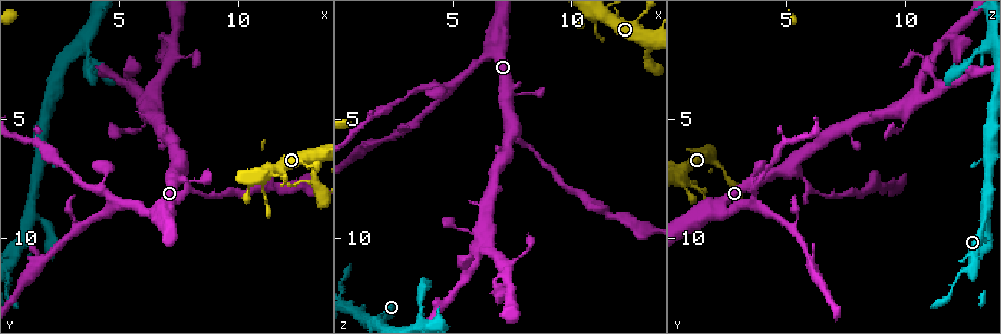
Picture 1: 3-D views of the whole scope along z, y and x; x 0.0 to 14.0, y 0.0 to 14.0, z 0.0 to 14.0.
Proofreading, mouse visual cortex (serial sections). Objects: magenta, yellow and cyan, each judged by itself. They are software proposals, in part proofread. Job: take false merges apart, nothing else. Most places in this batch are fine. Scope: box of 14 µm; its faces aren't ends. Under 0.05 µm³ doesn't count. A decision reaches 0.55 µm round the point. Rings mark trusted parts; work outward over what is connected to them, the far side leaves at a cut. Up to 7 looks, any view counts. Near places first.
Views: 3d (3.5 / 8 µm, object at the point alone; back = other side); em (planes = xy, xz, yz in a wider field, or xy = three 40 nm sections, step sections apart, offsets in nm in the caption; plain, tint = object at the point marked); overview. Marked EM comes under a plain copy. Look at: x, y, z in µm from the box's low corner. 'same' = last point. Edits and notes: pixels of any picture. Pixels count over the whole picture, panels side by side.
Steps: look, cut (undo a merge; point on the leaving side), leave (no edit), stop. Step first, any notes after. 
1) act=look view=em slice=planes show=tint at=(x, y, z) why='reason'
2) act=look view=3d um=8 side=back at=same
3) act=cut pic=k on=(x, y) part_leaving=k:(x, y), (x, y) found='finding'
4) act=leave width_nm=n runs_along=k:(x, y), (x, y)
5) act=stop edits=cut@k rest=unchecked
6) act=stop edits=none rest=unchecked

act=look view=3d um=3.5 at=(13.2, 6.5, 1.8) why='small branch off a trunk'

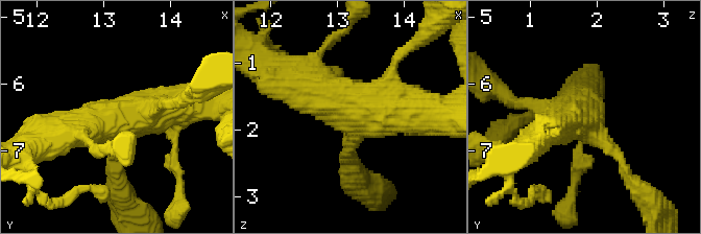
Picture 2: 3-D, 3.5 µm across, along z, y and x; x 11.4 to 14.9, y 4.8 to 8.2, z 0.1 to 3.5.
act=look view=em slice=xy step=2 show=tint at=(13.20, 6.50, 1.70) arms=4 arm_widths_nm=150,200,250,500

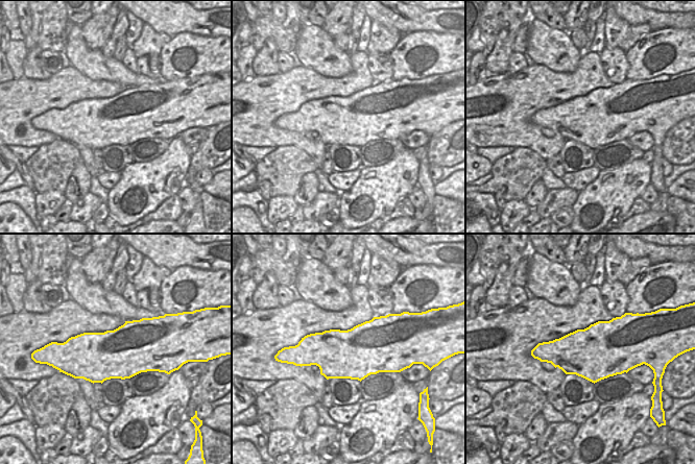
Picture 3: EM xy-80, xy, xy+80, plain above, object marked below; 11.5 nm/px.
act=leave runs_along=2:(291, 80), (355, 113), (348, 156) found='continuous, no second cell'

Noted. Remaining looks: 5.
act=look view=3d um=3.5 at=(8.3, 7.6, 4.0) why='narrows sharply'

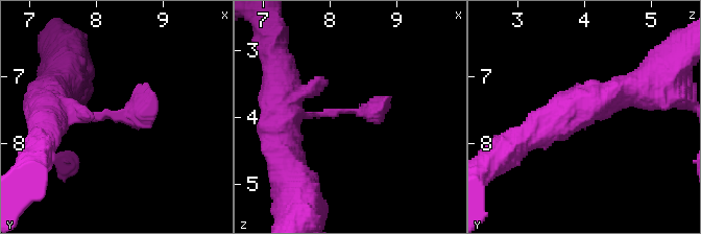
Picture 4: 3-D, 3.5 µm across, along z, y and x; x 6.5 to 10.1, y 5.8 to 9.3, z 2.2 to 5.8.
act=look view=em slice=planes show=tint at=(8.35, 7.55, 3.90) why='need the tissue'

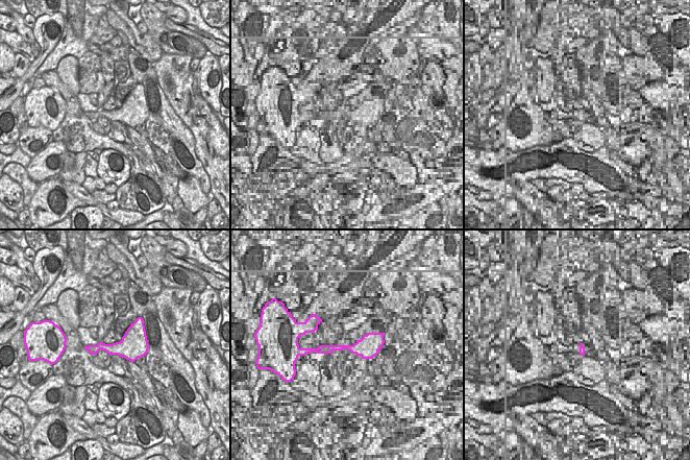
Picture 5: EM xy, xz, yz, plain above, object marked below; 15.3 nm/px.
act=look view=em slice=xy step=2 show=tint at=same why='cut it another way'

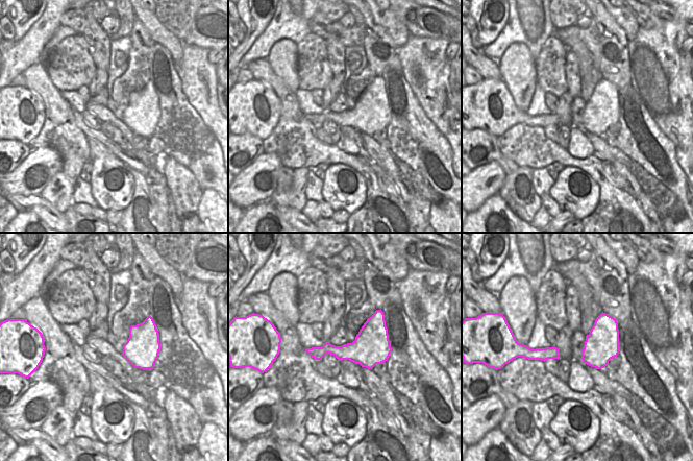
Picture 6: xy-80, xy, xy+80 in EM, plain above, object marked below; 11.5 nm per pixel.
act=leave runs_along=4:(48, 108), (135, 114), (147, 85) found='one cell here'

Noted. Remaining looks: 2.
act=look view=3d um=8 side=back at=(6.1, 4.4, 10.4) why='calibre changes'

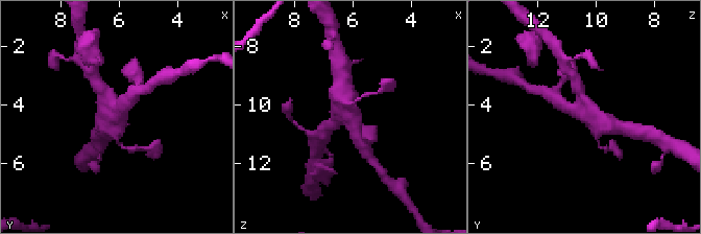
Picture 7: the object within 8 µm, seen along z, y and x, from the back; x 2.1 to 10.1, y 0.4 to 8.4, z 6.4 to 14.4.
act=look view=em slice=xy step=3 show=tint at=(6.1, 4.3, 10.4)

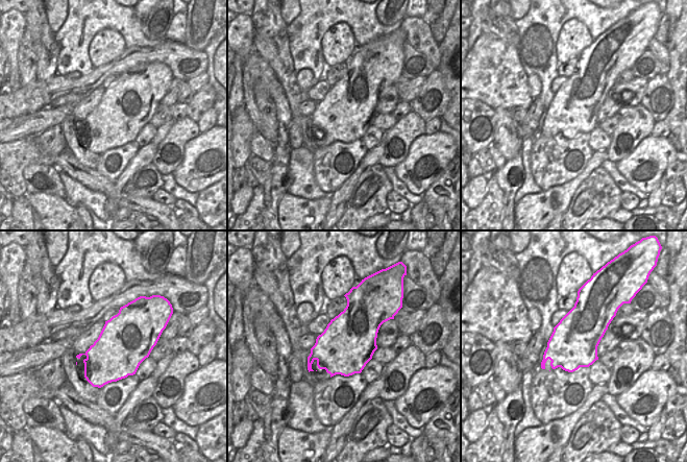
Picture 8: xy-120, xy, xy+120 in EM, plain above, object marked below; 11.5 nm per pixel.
act=leave runs_along=7:(619, 127), (597, 120), (578, 90) found='all the same cell'

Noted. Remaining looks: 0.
act=stop edits=none rest=unchecked

